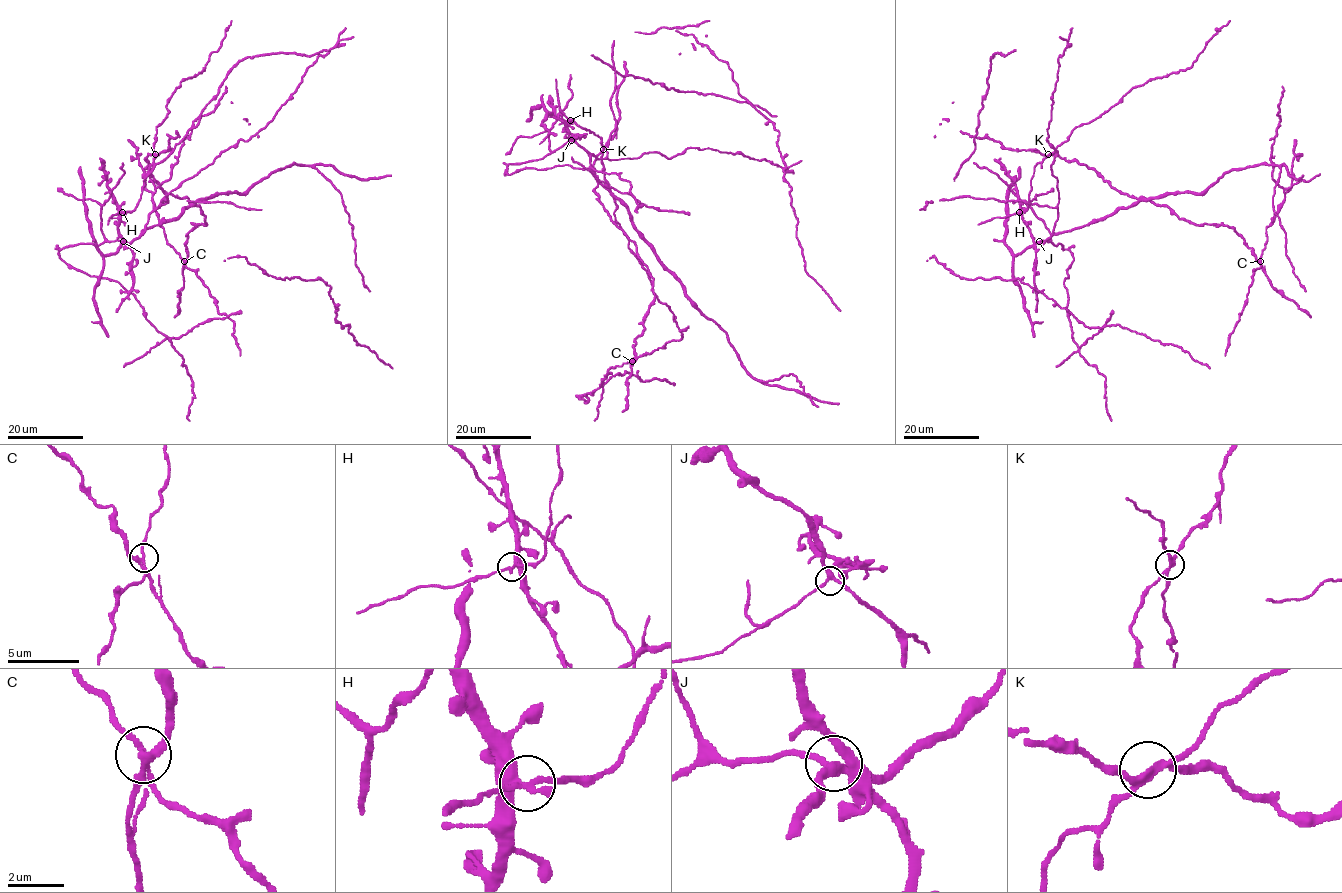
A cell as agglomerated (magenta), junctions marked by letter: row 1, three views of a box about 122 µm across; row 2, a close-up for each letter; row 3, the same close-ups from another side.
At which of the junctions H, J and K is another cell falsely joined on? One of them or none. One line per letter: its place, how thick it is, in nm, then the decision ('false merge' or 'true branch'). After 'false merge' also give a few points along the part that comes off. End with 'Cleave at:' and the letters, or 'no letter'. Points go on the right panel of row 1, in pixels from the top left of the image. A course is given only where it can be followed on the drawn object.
H: at (1019, 212); 280 nm thick; true branch
J: at (1039, 241); 280 nm thick; true branch
K: at (1048, 154); 200 nm thick; false merge; foreign part runs (1048, 155), (1086, 164), (1180, 219), (1231, 226), (1258, 260), (1285, 198), (1271, 161), (1282, 86)
Cleave at: K

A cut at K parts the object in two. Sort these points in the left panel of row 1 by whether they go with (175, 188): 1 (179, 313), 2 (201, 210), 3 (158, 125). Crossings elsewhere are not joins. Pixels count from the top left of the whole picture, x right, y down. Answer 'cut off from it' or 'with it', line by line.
1: cut off from it
2: cut off from it
3: with it

